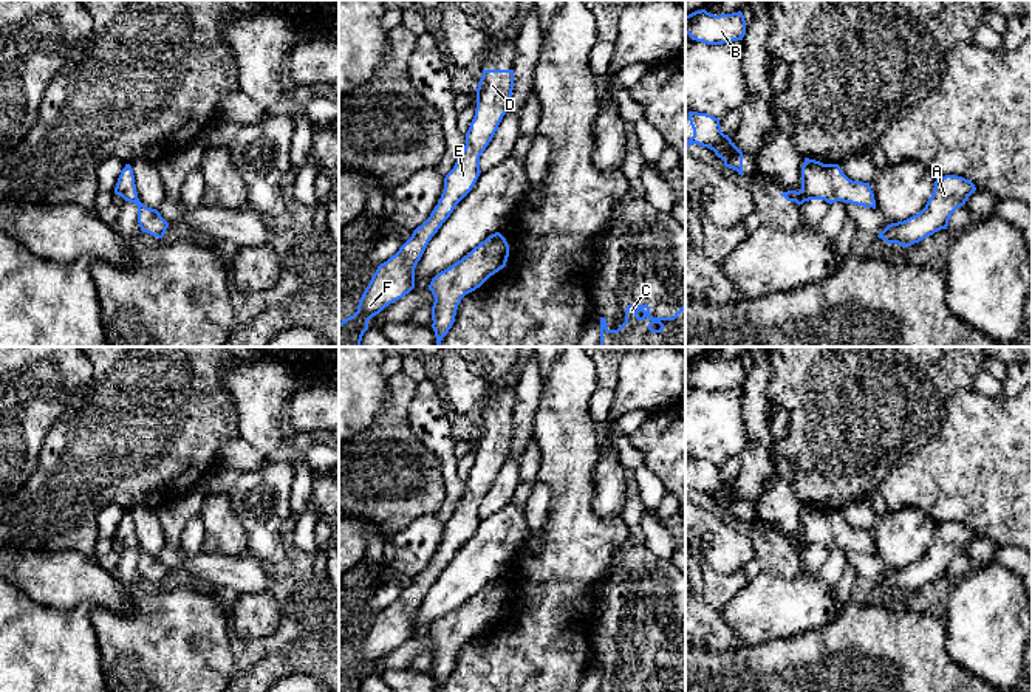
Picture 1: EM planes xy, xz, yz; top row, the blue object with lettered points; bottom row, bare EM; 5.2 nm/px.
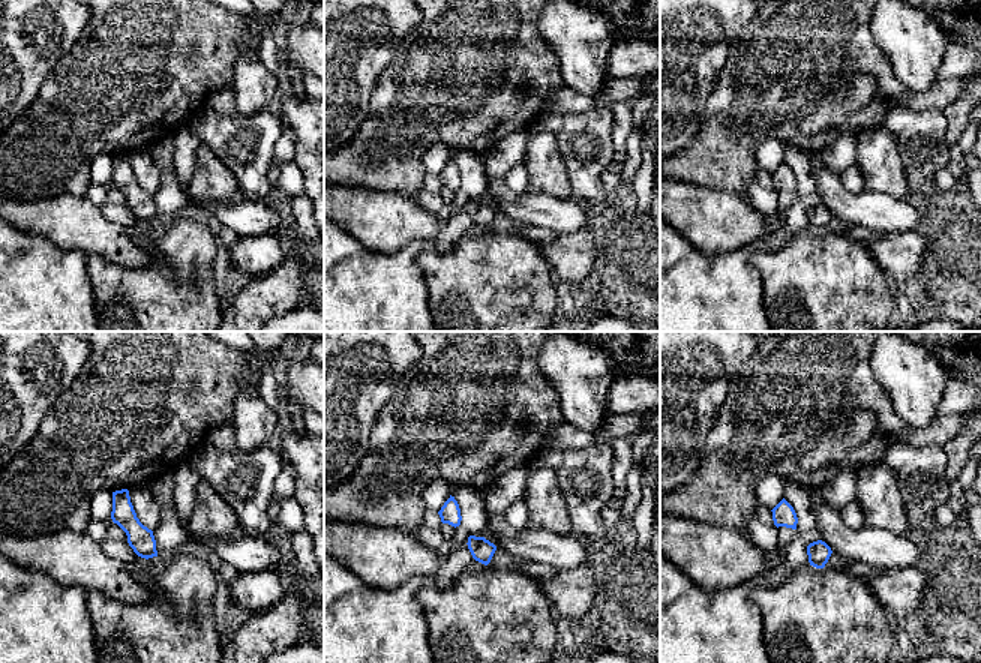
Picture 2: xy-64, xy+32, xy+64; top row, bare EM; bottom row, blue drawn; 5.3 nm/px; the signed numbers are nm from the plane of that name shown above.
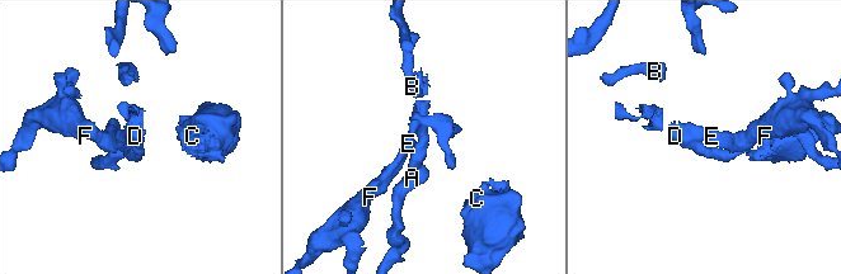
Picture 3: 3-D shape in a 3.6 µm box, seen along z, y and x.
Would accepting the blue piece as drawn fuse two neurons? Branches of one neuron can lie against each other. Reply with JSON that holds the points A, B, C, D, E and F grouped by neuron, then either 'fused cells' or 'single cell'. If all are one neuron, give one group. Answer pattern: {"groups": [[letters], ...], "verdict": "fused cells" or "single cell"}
{"groups": [["A", "B", "C", "D", "E", "F"]], "verdict": "single cell"}

